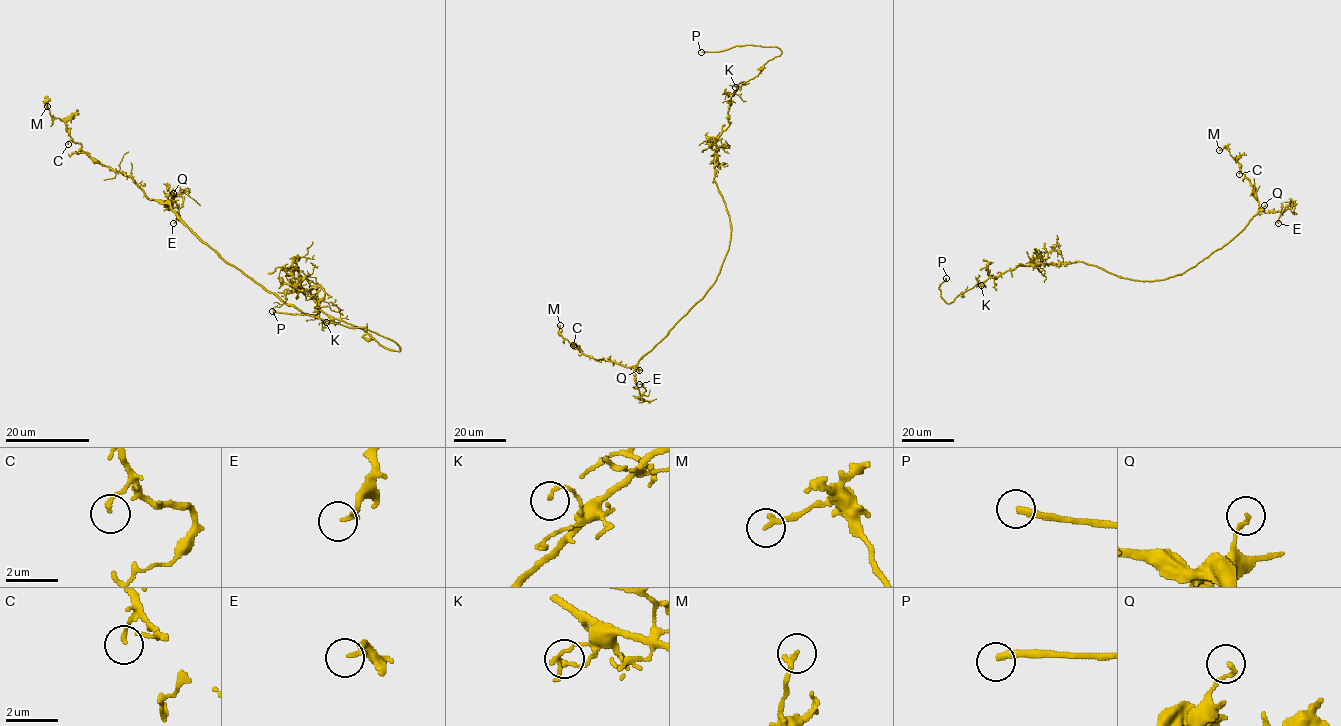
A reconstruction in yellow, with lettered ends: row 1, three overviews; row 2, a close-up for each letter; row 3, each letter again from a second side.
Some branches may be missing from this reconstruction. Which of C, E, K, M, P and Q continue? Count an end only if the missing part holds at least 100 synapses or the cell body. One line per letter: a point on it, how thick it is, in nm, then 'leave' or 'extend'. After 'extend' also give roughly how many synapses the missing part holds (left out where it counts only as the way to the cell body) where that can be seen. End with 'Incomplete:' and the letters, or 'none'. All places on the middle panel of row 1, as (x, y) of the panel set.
C: place (573, 345); calibre 140 nm; leave
E: place (639, 384); calibre 160 nm; leave
K: place (735, 87); calibre 110 nm; leave
M: place (560, 325); calibre 180 nm; leave
P: place (701, 52); calibre 280 nm; extend
Q: place (639, 370); calibre 150 nm; leave
Incomplete: P

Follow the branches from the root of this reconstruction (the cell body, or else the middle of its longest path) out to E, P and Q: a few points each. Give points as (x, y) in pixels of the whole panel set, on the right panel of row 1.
E: (1120, 278), (1154, 281), (1181, 275), (1221, 249), (1259, 211), (1283, 212), (1290, 205), (1284, 209), (1278, 223)
P: (1120, 278), (1080, 261), (1020, 264), (978, 283), (950, 303), (941, 297), (939, 289), (946, 278)
Q: (1120, 278), (1154, 281), (1181, 275), (1233, 239), (1264, 205)

